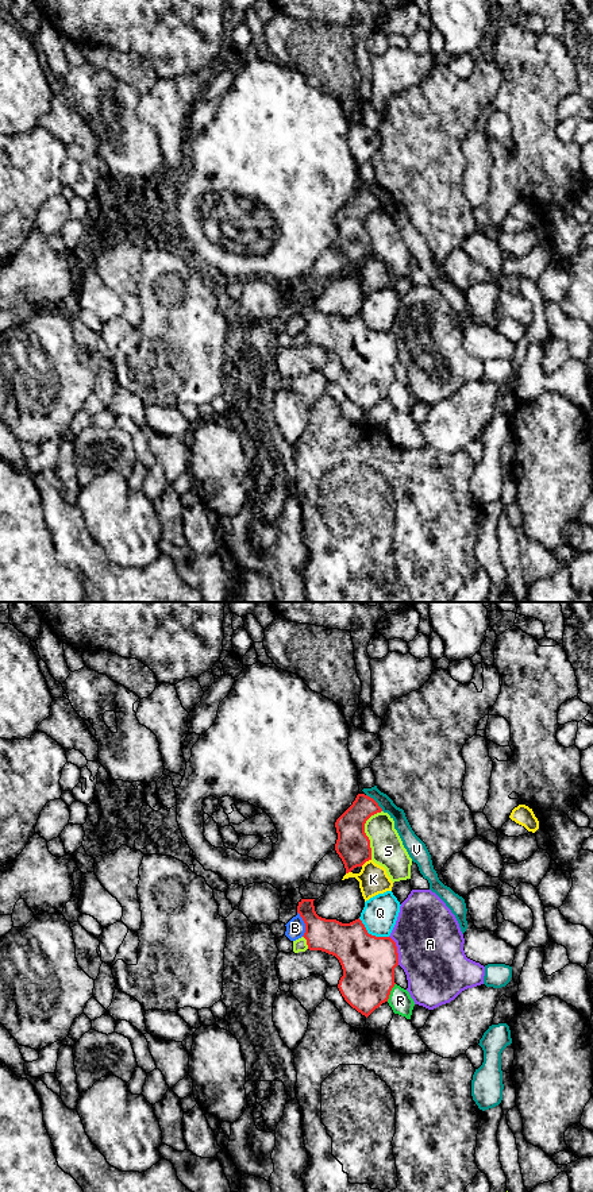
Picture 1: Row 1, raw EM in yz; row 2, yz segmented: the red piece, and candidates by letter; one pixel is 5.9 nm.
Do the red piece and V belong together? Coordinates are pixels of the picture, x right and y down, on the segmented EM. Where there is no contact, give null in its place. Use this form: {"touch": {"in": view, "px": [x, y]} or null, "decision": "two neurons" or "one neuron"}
{"touch": {"in": "yz", "px": [376, 802]}, "decision": "two neurons"}

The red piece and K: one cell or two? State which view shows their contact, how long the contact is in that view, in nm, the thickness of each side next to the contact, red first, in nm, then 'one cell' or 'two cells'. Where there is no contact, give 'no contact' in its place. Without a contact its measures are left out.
contact in yz; length 80 nm; calibres 200 and 180 nm; two cells

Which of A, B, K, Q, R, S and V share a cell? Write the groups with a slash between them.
A / B / K / Q / R / S / V

